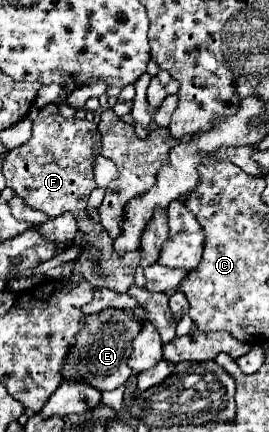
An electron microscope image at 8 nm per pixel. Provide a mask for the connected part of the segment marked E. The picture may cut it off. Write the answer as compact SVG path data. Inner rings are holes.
M108 308L98 314L86 314L82 318L82 328L76 334L74 346L68 350L66 362L62 366L64 380L68 382L86 382L98 390L114 390L122 386L132 374L128 366L132 342L138 336L142 322L134 314L128 314L120 308Z

